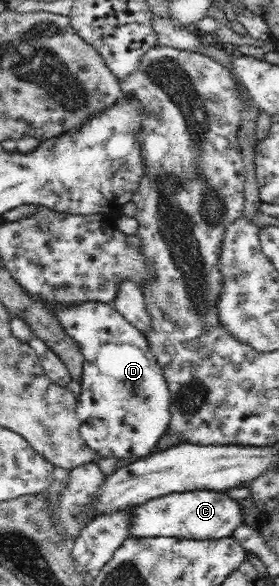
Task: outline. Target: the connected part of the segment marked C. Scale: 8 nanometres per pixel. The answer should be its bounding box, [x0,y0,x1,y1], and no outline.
[129,490,245,539]

